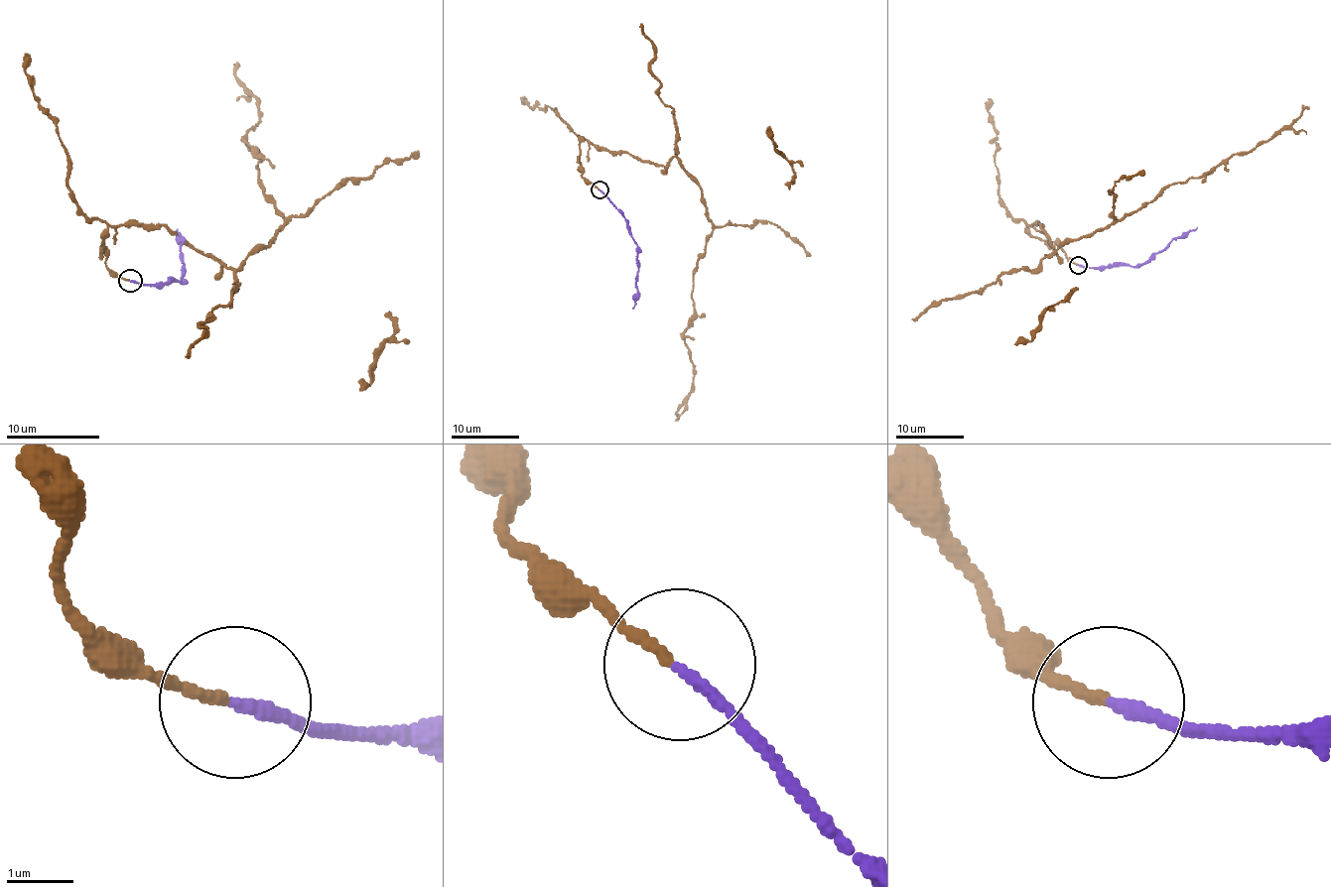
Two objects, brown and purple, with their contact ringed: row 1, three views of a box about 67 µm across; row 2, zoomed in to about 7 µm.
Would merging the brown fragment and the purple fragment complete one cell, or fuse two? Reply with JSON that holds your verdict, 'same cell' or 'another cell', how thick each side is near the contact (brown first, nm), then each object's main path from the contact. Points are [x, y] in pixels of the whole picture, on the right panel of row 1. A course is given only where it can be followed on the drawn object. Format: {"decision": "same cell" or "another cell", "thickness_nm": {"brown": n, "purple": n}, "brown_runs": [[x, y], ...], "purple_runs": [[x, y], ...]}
{"decision": "same cell", "thickness_nm": {"brown": 140, "purple": 170}, "brown_runs": [[1077, 265], [1027, 225], [1048, 234], [1046, 256], [1250, 152], [1308, 106]], "purple_runs": [[1077, 265], [1140, 267], [1173, 239], [1197, 227]]}

